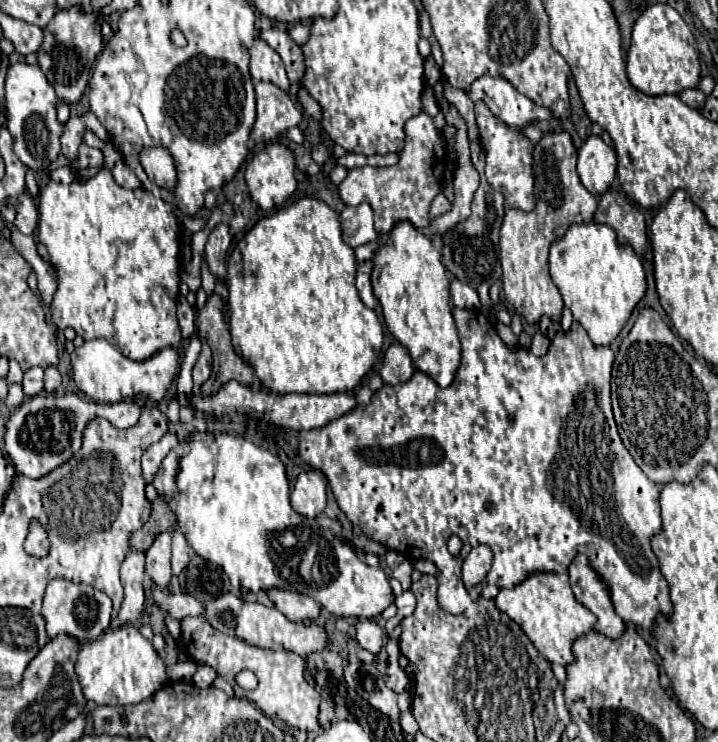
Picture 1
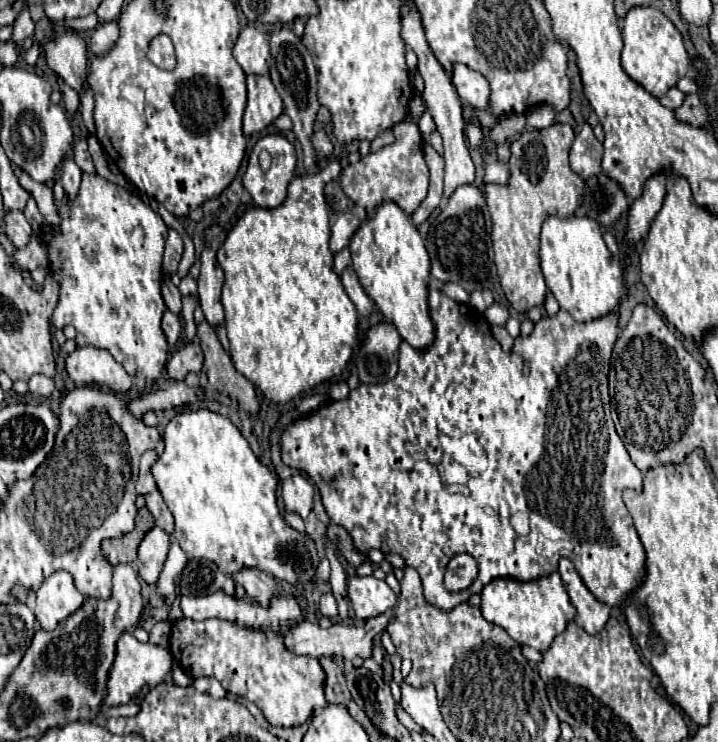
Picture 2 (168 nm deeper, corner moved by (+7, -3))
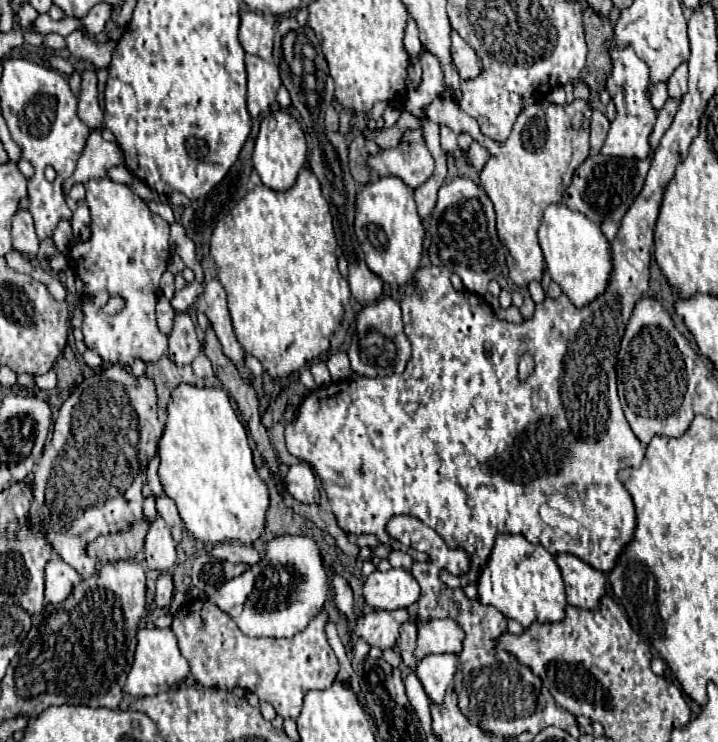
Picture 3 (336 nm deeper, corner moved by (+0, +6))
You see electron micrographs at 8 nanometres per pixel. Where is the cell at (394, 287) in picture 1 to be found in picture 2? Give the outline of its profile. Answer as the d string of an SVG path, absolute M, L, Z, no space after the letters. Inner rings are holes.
M382 203L376 213L362 223L350 241L352 267L368 293L382 311L384 319L396 327L400 337L418 351L424 351L436 339L428 309L430 257L418 229L396 203Z

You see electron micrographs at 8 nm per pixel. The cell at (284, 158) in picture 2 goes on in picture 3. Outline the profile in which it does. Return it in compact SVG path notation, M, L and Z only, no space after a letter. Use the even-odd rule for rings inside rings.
M275 110L261 120L261 130L255 140L253 166L265 186L273 190L287 190L295 184L299 170L307 160L307 140L299 122L287 110Z

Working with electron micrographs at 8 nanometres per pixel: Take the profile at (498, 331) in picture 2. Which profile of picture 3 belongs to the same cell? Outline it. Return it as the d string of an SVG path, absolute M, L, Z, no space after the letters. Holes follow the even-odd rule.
M509 306L507 310L497 310L497 312L495 312L495 316L497 316L499 320L513 322L513 324L519 324L519 322L523 322L523 318L521 318L521 314L519 314L519 310L517 310L515 306Z

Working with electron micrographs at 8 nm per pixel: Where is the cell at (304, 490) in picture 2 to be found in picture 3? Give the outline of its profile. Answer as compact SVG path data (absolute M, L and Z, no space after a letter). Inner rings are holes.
M299 462L299 464L291 466L289 472L287 472L287 476L285 476L285 484L287 484L289 494L297 502L301 502L301 504L313 504L313 494L315 494L317 482L315 482L315 474L313 474L313 470L311 470L309 464Z

